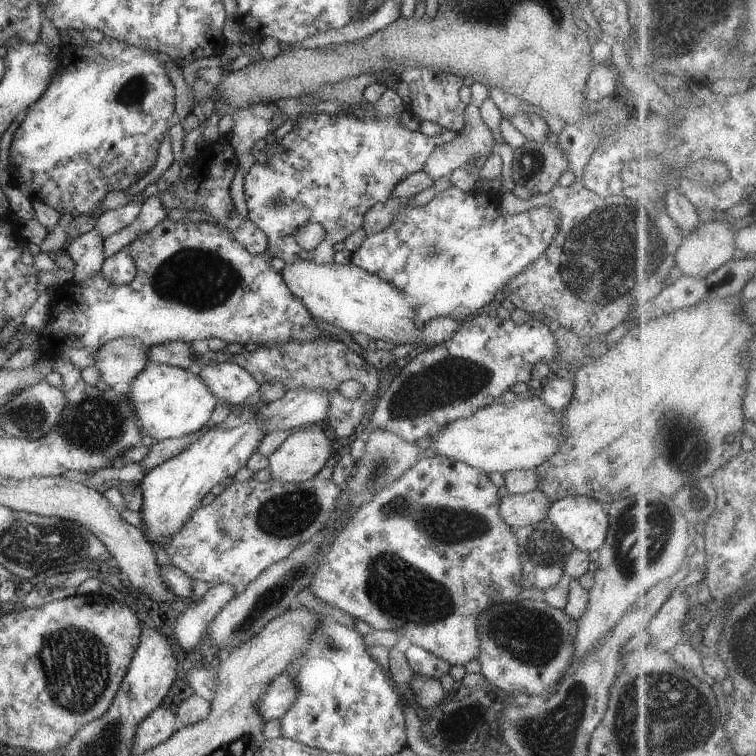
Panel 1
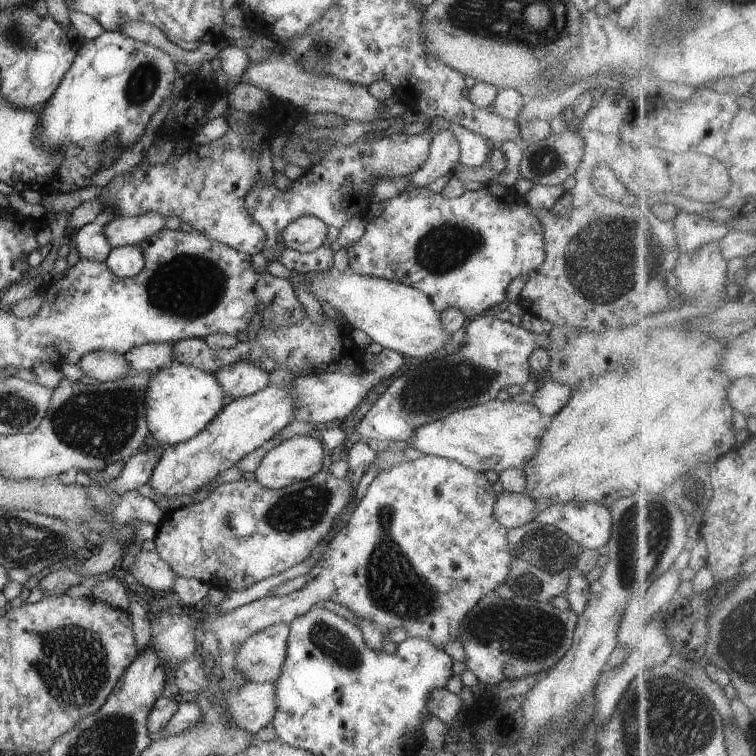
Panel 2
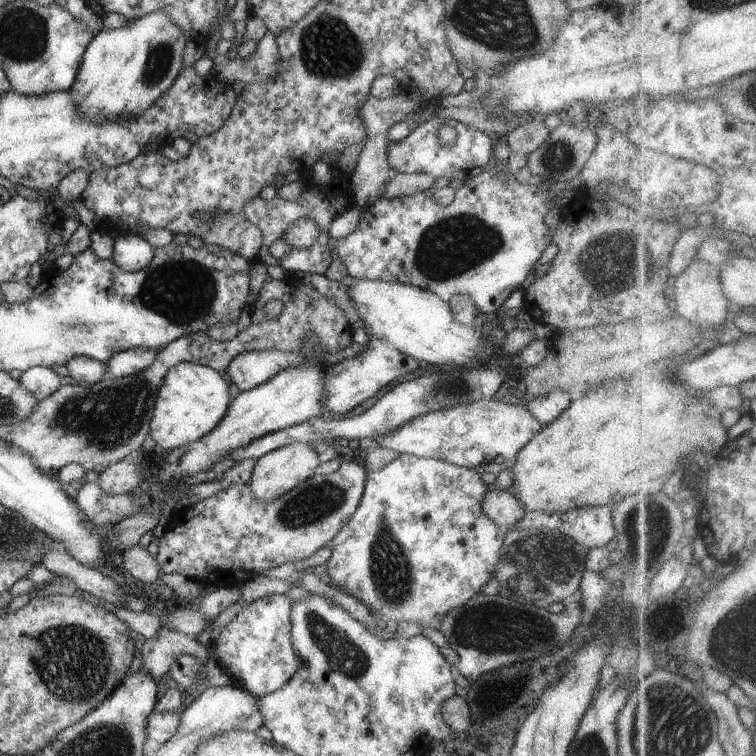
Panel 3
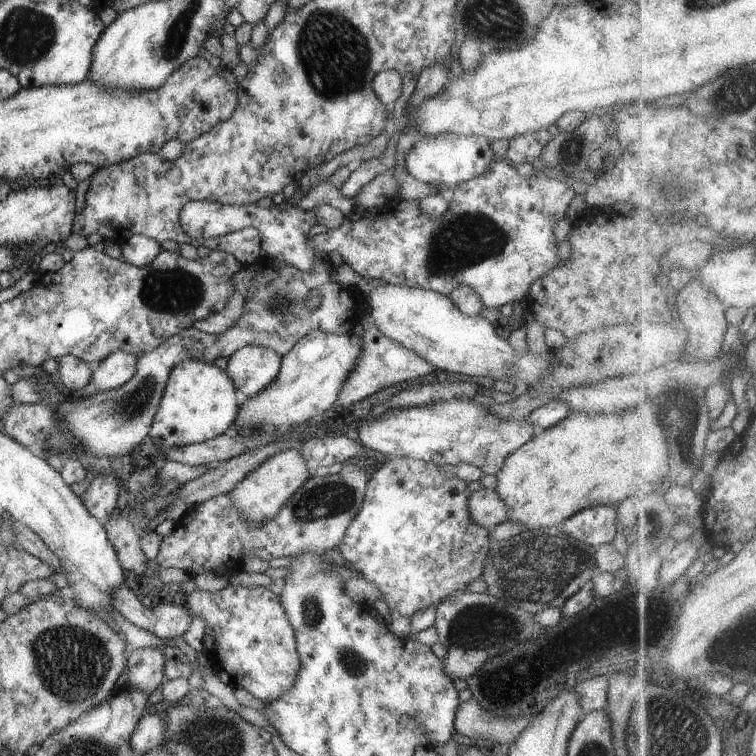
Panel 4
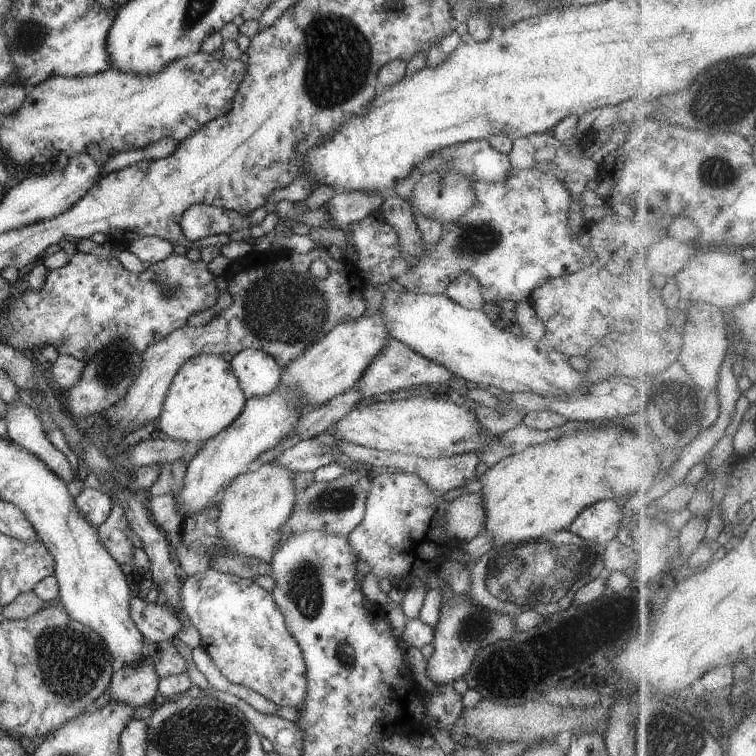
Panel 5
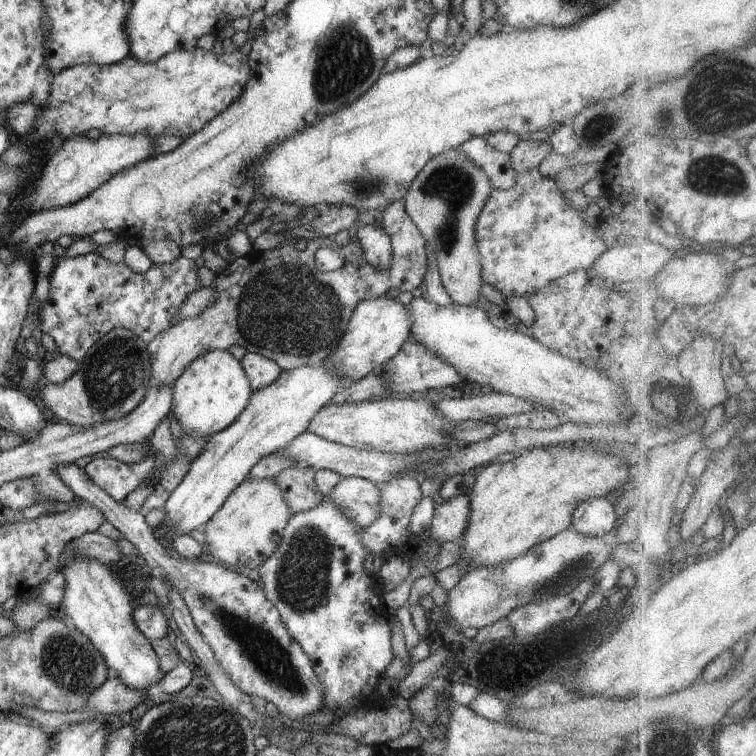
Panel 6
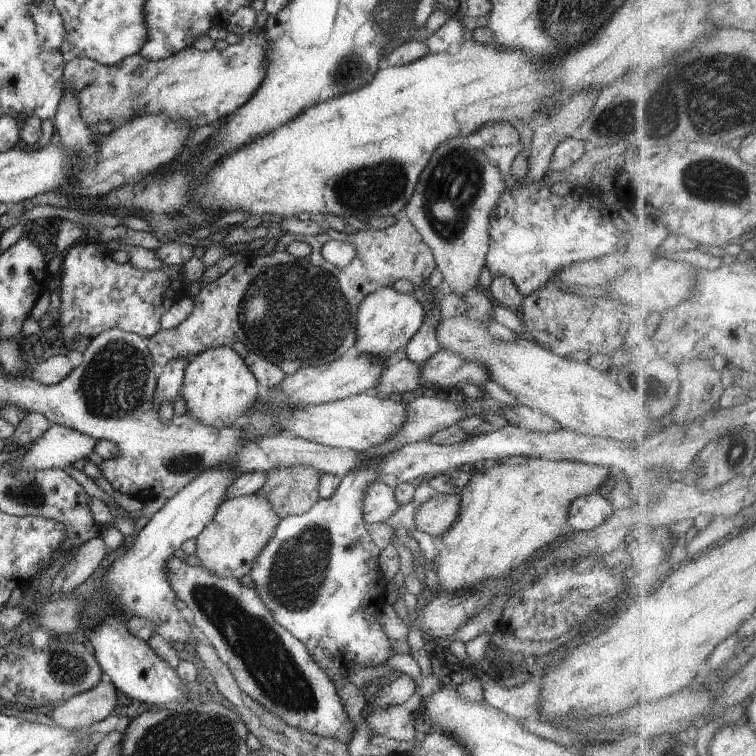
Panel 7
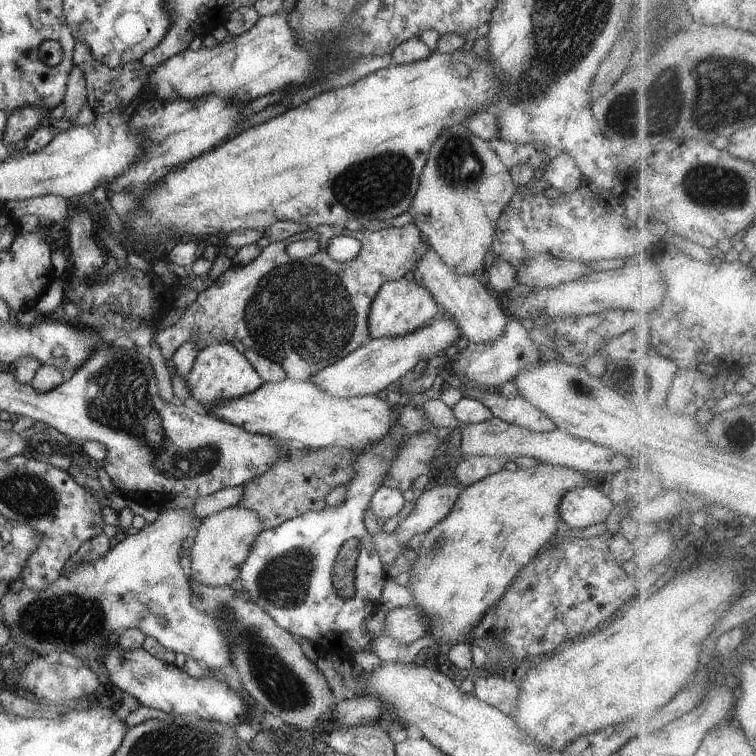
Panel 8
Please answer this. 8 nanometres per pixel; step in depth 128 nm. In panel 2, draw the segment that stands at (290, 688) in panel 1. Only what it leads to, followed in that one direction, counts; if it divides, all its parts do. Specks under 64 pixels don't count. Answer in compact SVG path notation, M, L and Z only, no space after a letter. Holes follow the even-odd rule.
M276 682L251 683L242 688L230 688L220 702L228 716L230 724L244 728L256 735L258 730L272 722L276 714Z

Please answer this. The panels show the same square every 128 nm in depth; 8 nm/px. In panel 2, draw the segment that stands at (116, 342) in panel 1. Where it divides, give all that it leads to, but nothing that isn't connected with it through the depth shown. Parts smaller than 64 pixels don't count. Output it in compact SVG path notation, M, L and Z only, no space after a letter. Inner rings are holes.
M98 350L85 354L77 366L86 376L100 383L116 382L134 374L126 356L110 350Z

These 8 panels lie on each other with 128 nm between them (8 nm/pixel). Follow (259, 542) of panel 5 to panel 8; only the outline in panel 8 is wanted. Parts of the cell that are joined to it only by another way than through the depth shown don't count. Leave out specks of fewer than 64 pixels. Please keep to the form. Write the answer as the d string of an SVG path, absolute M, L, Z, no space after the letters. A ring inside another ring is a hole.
M242 506L226 508L203 519L194 536L194 545L190 548L192 580L206 586L232 584L239 578L240 567L250 554L254 540L263 530L264 526L258 512L252 512L250 508Z

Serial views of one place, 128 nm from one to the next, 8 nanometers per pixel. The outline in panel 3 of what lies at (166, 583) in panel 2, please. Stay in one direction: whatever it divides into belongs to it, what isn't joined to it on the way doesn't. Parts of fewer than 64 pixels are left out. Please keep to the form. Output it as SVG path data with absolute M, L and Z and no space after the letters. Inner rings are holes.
M139 545L132 546L128 550L121 552L123 571L130 572L136 580L152 584L158 582L162 575L162 570L156 559L146 550L146 547Z

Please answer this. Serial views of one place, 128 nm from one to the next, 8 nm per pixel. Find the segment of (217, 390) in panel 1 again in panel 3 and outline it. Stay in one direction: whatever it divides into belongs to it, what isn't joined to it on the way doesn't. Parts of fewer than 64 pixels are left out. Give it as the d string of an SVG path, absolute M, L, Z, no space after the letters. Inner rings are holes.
M277 350L244 352L230 362L222 375L229 385L235 384L241 393L263 385L279 372L290 366L296 368L304 361L302 354L293 352Z

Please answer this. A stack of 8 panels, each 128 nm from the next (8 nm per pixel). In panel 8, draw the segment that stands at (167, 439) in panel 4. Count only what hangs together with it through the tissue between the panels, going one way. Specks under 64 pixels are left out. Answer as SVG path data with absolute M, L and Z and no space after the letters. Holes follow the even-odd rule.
M214 342L206 348L199 349L190 372L185 376L192 404L199 409L212 410L214 403L222 400L234 400L254 392L262 386L262 377L248 362L248 359L240 353L233 343L226 344Z

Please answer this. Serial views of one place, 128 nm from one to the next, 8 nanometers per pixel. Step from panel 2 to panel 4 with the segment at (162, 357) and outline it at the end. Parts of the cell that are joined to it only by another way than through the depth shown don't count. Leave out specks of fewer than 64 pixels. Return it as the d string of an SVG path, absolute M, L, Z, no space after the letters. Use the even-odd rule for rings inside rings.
M117 350L114 354L104 358L93 369L92 384L95 384L100 392L120 388L135 375L138 359L139 356L136 354Z

